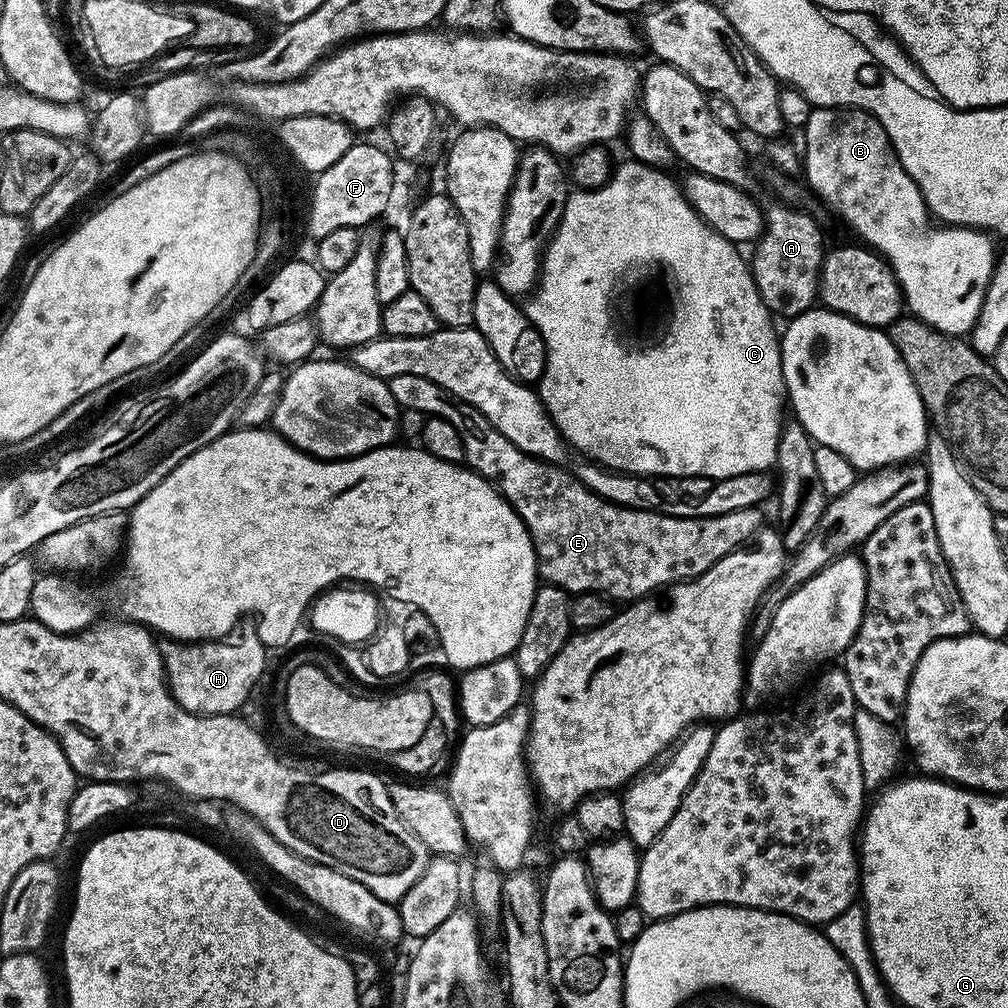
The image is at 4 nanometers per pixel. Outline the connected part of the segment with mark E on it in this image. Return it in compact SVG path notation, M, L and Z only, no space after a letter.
M398 374L387 382L401 409L441 416L458 430L467 467L490 481L524 519L536 547L539 579L569 594L599 592L613 602L642 600L657 590L710 570L710 566L731 552L743 549L765 523L760 508L734 510L734 514L710 518L678 518L651 510L623 508L596 496L567 467L547 464L518 450L474 406L457 400L442 386L430 382L430 378Z

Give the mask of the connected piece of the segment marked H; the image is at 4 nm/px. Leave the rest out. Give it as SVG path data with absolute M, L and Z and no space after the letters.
M236 630L227 638L218 640L183 640L165 639L160 644L160 654L164 658L164 677L168 680L168 688L172 697L186 710L199 716L231 716L239 713L247 696L257 687L260 675L264 672L264 652L266 645L260 641L255 631L240 632Z

